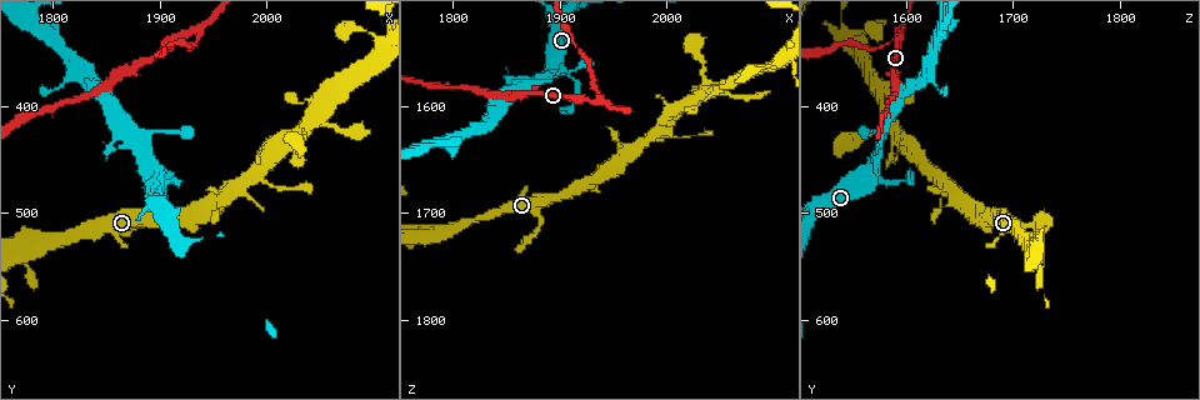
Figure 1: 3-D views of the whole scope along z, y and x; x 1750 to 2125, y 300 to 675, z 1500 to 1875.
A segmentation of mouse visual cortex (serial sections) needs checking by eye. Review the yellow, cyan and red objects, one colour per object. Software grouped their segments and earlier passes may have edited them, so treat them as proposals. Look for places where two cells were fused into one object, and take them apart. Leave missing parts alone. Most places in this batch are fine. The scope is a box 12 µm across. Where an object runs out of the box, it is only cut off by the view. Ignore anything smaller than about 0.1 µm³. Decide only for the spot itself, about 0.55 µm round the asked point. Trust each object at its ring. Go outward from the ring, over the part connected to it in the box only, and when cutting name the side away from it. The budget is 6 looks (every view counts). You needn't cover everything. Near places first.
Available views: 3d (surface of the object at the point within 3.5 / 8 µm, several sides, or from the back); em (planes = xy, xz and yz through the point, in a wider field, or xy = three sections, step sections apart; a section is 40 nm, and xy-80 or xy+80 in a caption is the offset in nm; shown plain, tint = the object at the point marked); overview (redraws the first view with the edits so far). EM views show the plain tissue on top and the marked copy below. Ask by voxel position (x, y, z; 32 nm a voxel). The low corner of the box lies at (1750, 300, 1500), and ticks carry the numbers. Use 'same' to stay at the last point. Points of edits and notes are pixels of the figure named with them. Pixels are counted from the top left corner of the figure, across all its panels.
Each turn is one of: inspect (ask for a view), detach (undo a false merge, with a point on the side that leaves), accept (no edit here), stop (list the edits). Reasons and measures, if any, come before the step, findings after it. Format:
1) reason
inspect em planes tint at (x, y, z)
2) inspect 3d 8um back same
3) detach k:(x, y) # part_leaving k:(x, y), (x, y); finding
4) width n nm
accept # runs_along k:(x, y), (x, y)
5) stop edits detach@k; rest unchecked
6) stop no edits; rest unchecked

two arms in line, one across
inspect 3d 3.5um at (1934, 330, 1596)

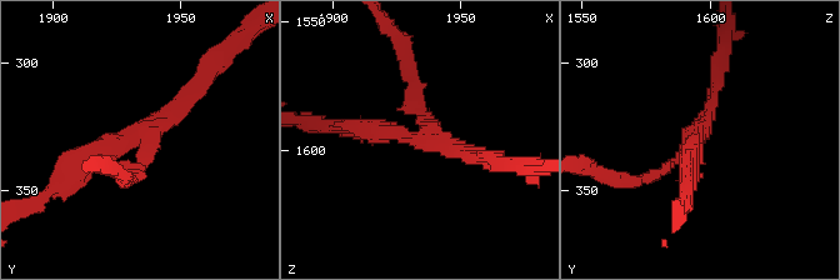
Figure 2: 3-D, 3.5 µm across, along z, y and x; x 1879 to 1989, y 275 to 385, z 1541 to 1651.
need the tissue
inspect em xy step 3 tint at (1933, 329, 1596)

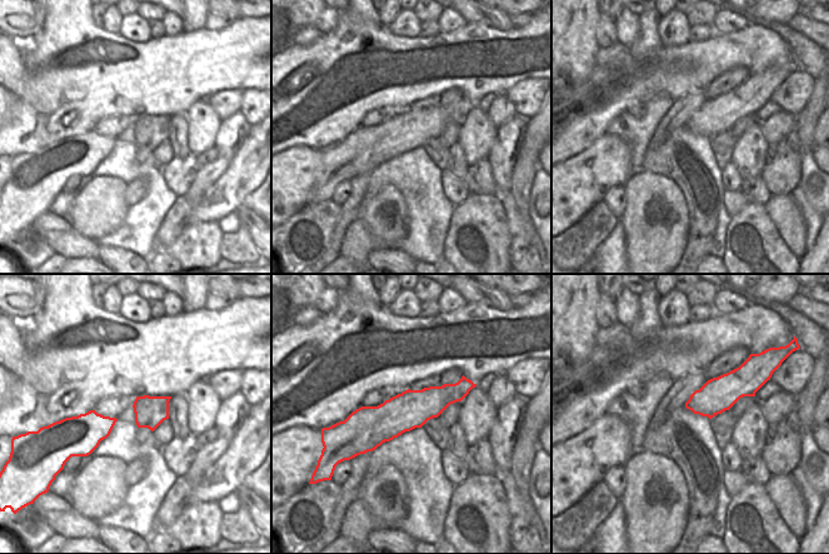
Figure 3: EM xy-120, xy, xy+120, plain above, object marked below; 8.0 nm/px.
arms 3; arm_widths 150, 200, 300 nm
detach 2:(419, 96) # part_leaving 2:(426, 133), (400, 39); a second cell is stuck on

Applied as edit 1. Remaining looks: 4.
two arms in line, one across
inspect 3d 3.5um at (2036, 422, 1586)

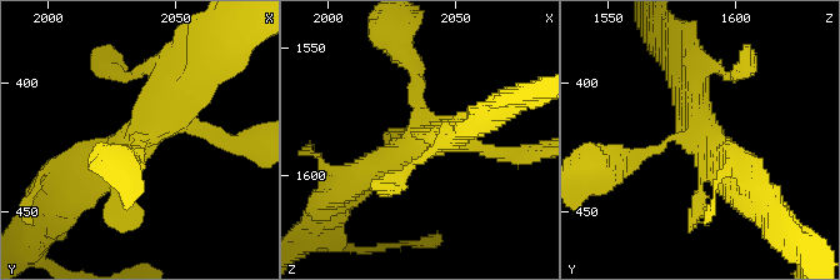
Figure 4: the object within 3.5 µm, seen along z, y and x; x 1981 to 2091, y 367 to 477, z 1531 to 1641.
shape alone is not enough
inspect em xy step 2 tint at (2037, 422, 1587)

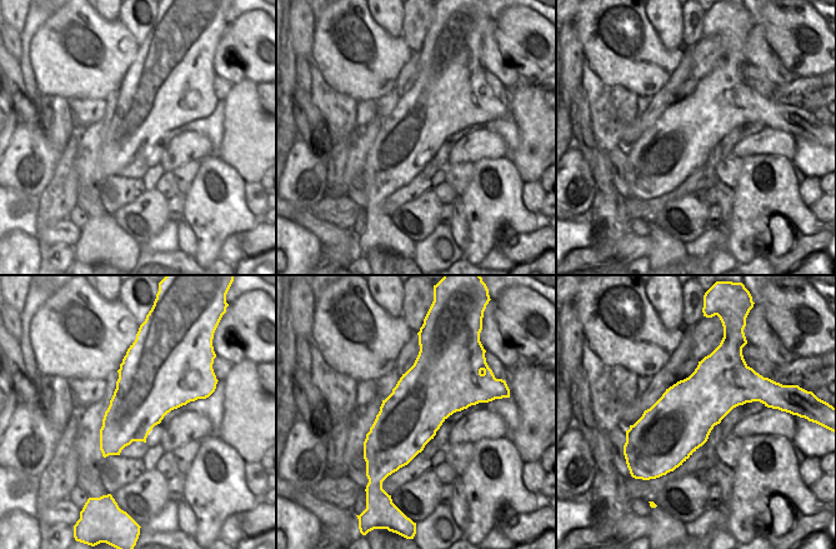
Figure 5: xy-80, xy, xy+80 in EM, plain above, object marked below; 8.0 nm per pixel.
accept # runs_along 4:(78, 175), (116, 159), (193, 71); all the same cell

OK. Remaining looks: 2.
thin arm on a thick one
inspect 3d 3.5um at (2106, 338, 1558)

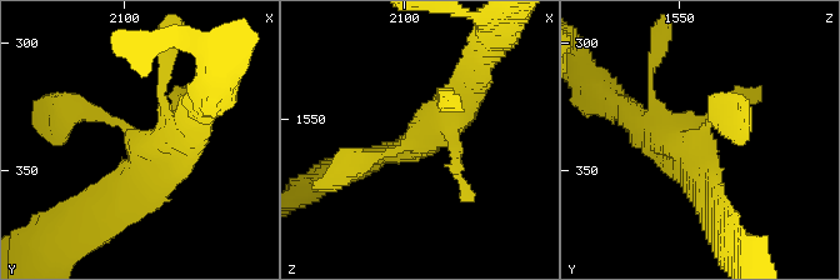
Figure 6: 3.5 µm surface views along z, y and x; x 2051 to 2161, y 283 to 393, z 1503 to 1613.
shape alone is not enough
inspect em xy step 3 tint at (2104, 337, 1558)

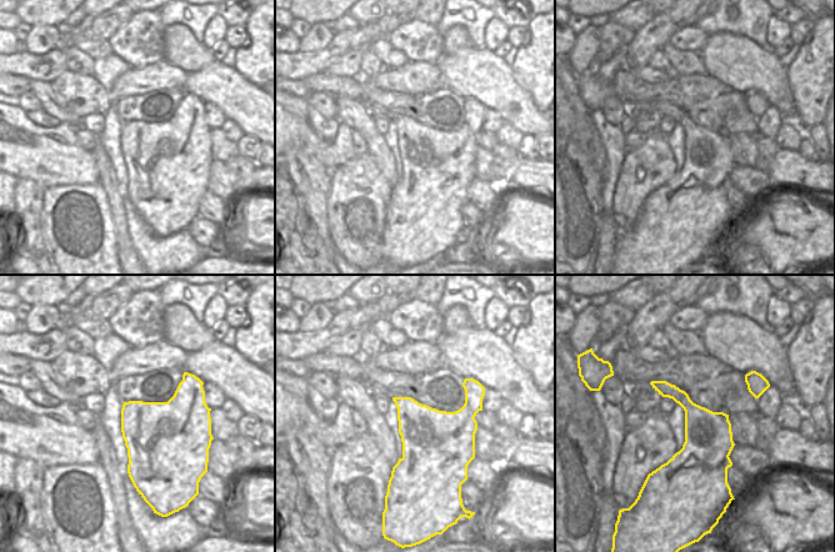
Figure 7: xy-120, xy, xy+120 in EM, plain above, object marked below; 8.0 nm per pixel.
accept # runs_along 6:(709, 209), (700, 136), (729, 114); all the same cell

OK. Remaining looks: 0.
stop edits detach@2; rest unchecked

